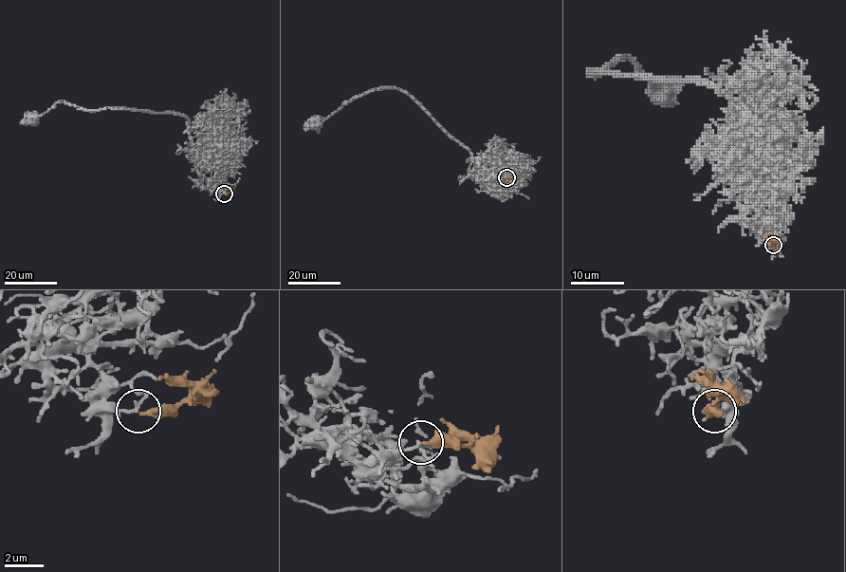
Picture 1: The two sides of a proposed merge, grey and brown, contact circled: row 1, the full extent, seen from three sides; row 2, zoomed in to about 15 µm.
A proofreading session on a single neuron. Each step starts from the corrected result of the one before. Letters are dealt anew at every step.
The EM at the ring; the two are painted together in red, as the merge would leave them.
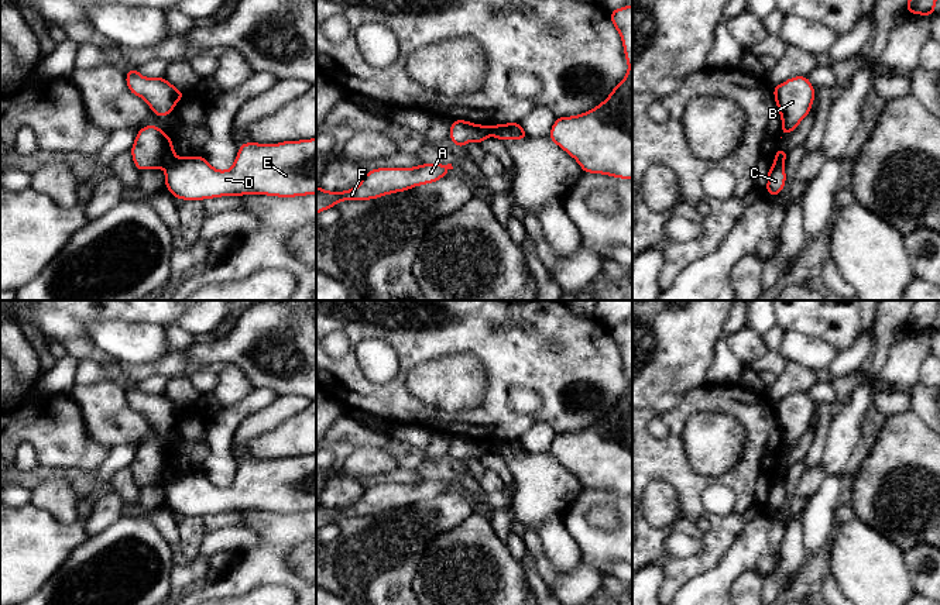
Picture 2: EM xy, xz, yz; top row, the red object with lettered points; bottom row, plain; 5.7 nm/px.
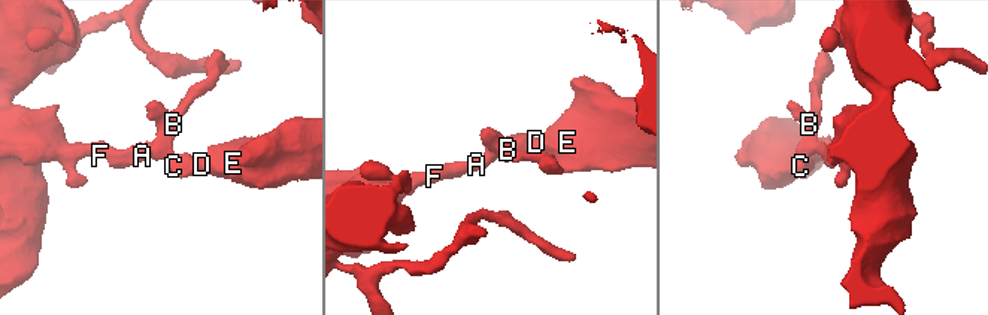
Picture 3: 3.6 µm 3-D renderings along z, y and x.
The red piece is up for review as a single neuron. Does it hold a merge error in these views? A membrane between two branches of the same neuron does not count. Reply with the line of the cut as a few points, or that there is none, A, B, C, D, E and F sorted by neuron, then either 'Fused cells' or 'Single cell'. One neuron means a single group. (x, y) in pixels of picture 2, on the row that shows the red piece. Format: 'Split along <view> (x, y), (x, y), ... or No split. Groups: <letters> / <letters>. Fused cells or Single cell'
Split along xy (175, 157), (164, 168). Groups: A B F / C D E. Fused cells

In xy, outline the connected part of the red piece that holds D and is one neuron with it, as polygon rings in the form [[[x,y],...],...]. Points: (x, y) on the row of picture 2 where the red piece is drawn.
[[[316,138],[279,144],[244,142],[229,171],[215,169],[205,157],[175,158],[164,169],[165,188],[182,200],[316,195]]]

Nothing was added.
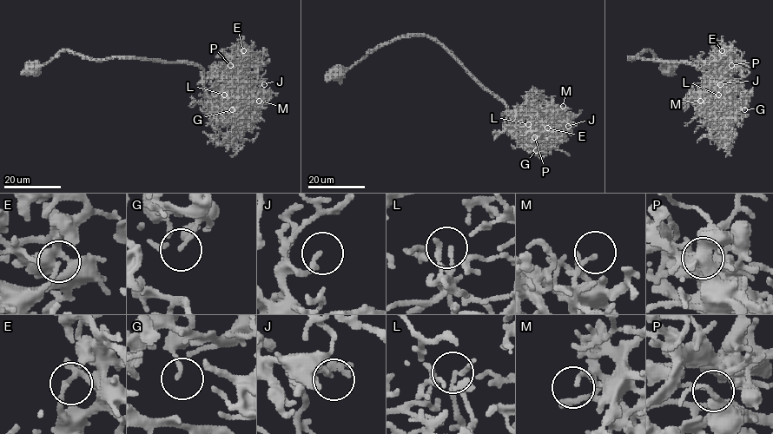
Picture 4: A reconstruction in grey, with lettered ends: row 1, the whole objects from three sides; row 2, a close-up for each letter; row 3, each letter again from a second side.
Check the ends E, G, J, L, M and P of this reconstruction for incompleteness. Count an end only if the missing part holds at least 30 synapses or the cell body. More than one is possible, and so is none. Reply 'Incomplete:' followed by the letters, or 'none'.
Incomplete: E

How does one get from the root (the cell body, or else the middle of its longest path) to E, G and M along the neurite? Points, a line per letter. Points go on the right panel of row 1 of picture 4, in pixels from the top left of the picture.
E: (666, 68), (649, 49), (633, 59), (630, 57), (688, 62), (694, 63), (708, 78), (709, 62), (722, 50)
G: (666, 68), (649, 49), (630, 57), (694, 63), (717, 103), (732, 108), (746, 106), (744, 109)
M: (666, 68), (649, 49), (630, 57), (694, 63), (708, 78), (711, 75), (698, 90), (700, 101)

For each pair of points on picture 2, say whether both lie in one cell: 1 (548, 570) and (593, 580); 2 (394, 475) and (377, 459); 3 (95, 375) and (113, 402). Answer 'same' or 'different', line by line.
1: same
2: different
3: different

